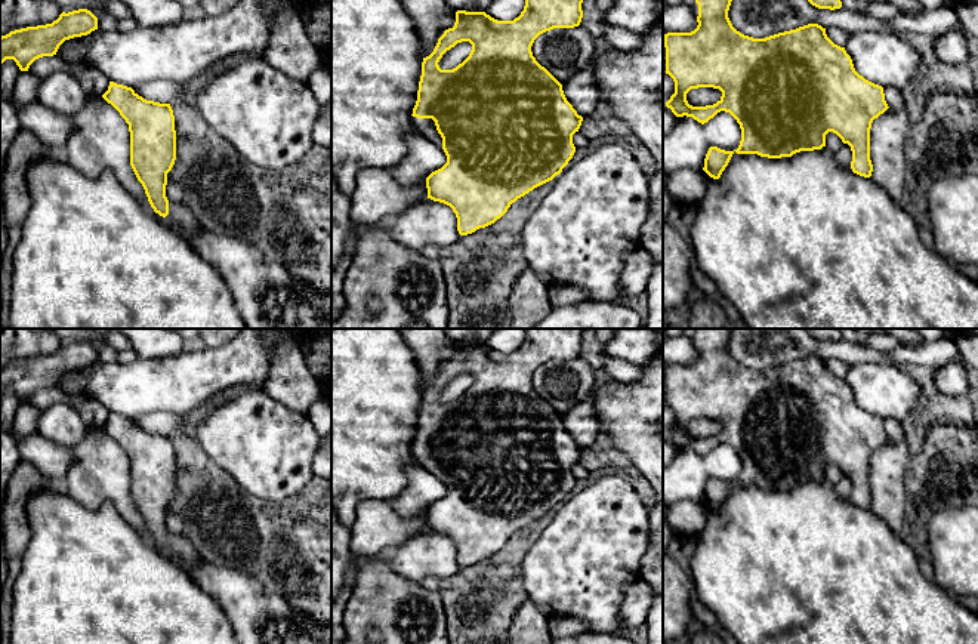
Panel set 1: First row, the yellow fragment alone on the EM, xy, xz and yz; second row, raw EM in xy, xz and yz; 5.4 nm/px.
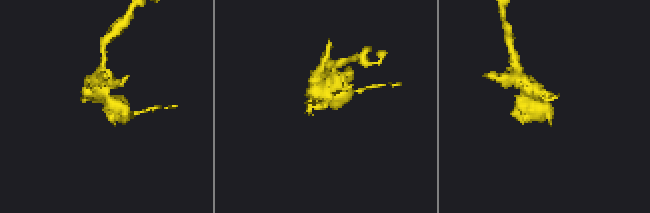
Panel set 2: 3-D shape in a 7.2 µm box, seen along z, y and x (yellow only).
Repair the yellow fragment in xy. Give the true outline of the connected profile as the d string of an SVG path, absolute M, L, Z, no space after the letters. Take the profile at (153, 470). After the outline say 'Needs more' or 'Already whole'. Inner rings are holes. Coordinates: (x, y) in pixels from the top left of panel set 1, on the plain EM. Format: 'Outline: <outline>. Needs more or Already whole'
Outline: M109 413L102 429L129 456L130 497L154 543L176 552L182 563L203 563L183 534L172 534L166 529L167 505L176 492L175 447L170 435L146 432L132 419L114 413Z. Needs more

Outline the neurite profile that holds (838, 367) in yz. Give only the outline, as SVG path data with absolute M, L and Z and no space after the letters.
M829 358L826 360L826 366L827 369L837 378L840 379L845 379L851 366L846 364L845 361L842 360L837 360L837 358Z

